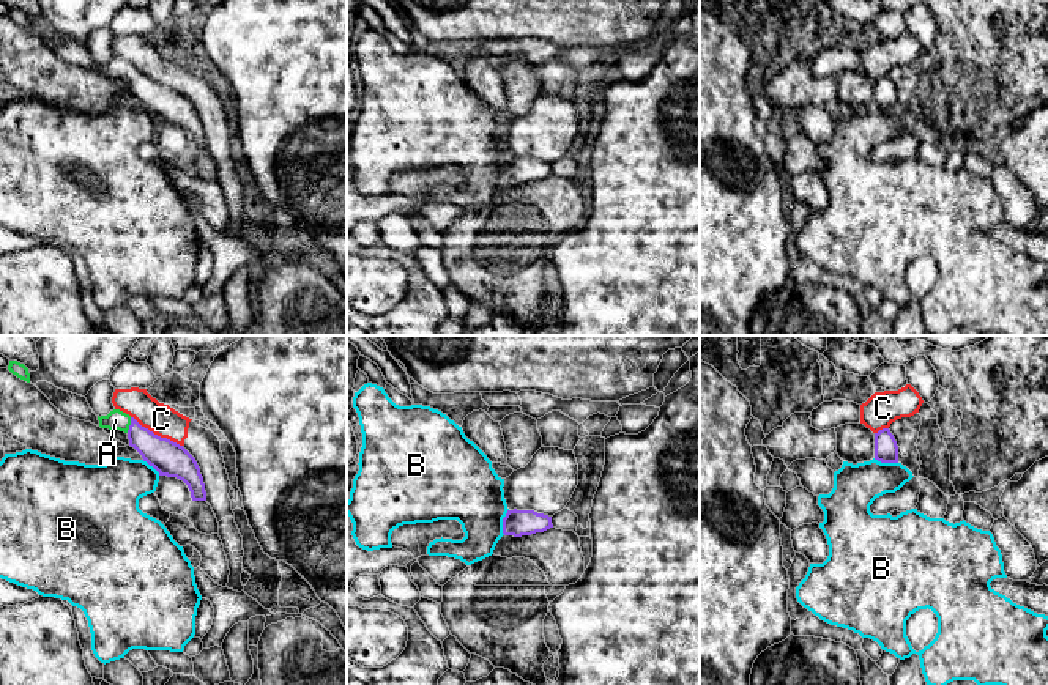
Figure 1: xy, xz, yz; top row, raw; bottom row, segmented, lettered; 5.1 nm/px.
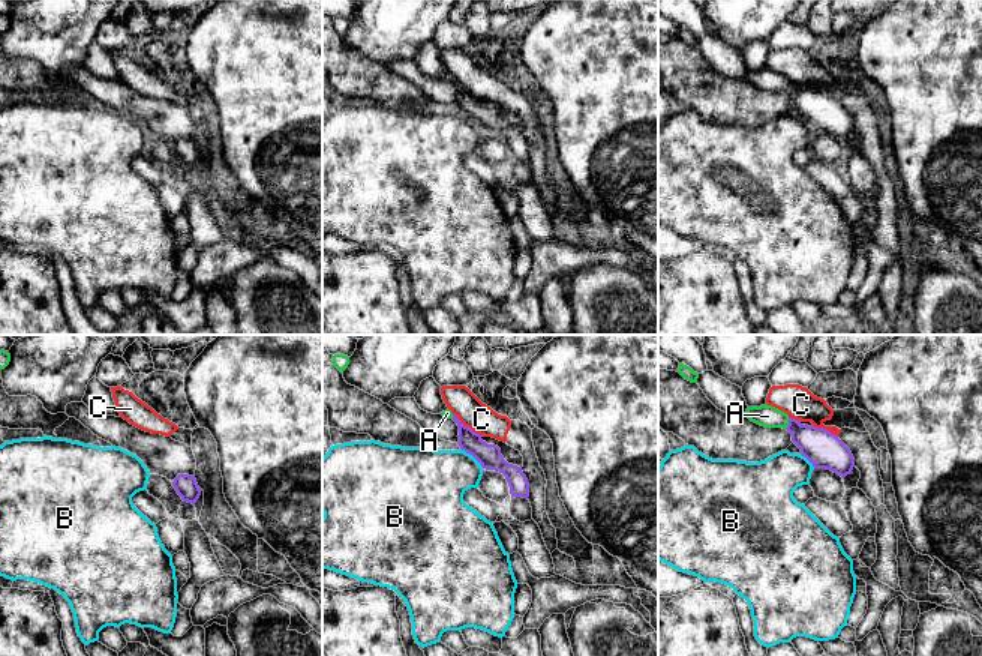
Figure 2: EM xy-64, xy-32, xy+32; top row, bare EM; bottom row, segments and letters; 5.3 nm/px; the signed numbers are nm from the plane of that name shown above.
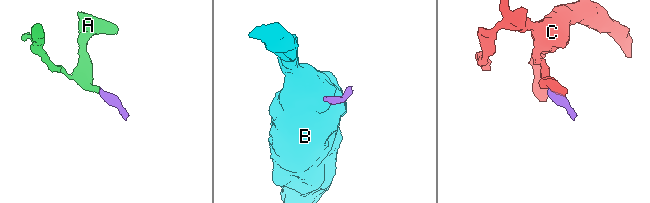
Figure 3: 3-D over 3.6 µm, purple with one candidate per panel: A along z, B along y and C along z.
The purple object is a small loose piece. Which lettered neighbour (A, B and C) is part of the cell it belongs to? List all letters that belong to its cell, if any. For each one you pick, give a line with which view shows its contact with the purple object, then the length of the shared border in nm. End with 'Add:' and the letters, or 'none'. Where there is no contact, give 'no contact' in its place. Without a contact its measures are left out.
A: meets purple in xy; contact 80 nm long
Add: A

